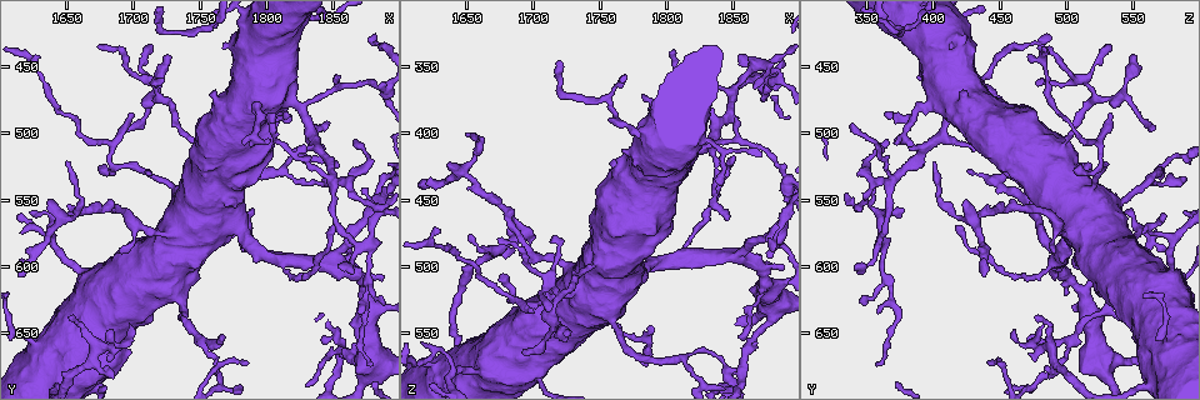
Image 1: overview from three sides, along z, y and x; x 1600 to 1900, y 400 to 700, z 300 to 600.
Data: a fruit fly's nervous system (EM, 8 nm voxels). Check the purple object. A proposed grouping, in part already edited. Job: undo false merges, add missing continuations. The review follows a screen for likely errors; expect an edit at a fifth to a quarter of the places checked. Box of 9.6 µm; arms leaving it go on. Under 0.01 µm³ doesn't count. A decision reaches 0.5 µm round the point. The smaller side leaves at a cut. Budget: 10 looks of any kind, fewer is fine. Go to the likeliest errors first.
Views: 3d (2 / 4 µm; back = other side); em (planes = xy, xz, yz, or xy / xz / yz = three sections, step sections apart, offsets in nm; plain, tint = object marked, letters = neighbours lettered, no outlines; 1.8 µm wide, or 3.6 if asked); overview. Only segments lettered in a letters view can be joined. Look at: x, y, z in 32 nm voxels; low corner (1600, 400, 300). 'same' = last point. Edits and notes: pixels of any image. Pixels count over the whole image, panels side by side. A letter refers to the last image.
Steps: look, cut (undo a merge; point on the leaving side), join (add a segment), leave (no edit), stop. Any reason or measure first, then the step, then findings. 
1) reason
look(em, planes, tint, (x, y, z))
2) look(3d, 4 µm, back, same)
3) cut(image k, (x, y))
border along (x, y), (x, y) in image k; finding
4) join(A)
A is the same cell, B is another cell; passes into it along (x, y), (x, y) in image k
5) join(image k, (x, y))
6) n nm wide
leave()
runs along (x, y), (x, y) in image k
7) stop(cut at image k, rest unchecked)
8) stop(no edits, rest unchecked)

calibre changes
look(em, 3.6 µm, planes, tint, (1668, 612, 578))

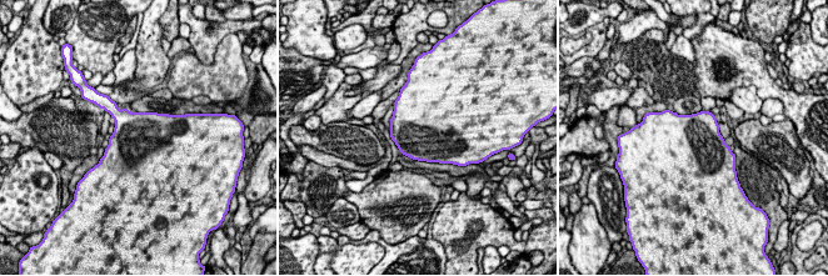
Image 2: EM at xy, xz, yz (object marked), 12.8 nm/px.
look(em, 3.6 µm, planes, letters, same)

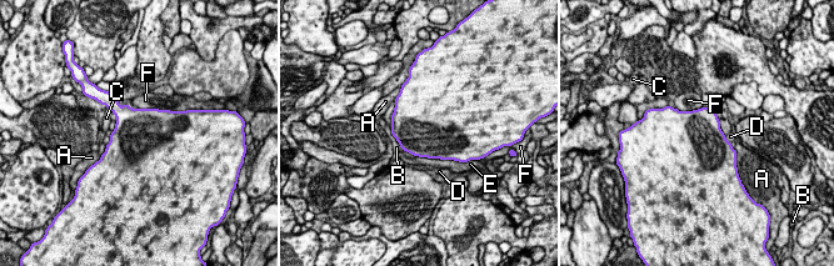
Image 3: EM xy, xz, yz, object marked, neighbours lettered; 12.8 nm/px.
leave()
A, B, C, D, E and F are other cells; border along (401, 147), (419, 156), (453, 160) in image 3; continuous, no second neuron

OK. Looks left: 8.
look(em, planes, letters, (1876, 554, 348))

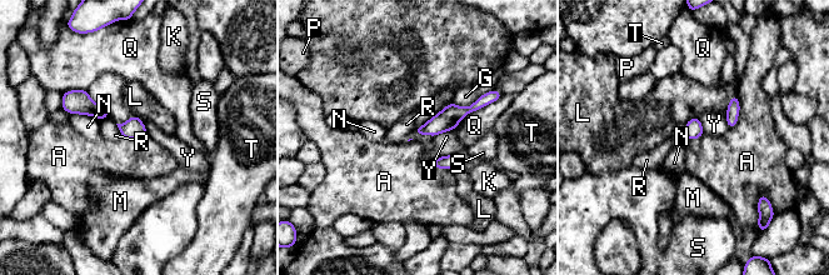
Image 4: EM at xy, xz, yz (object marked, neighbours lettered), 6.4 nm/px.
leave()
A, G, K, L, M, N, P, Q, R, S, T and Y are other cells; runs along (482, 100), (433, 128), (419, 130) in image 4; continuous, no second neuron

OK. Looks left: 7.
thick turns thin
look(3d, 2 µm, (1796, 488, 386))

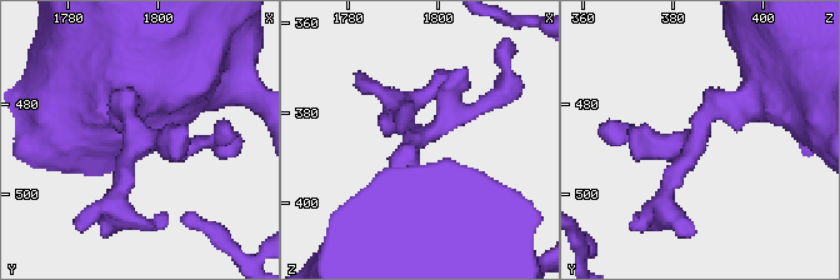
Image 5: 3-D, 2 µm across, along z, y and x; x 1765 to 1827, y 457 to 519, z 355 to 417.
look(em, xy, step 8, plain, (1796, 488, 385))

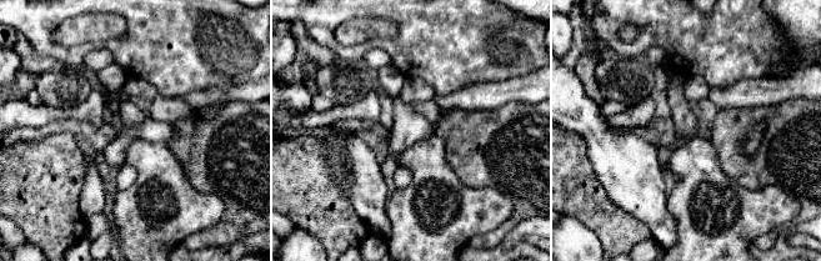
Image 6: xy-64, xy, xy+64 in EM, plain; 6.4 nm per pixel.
see the neighbours
look(em, xy, step 8, letters, same)

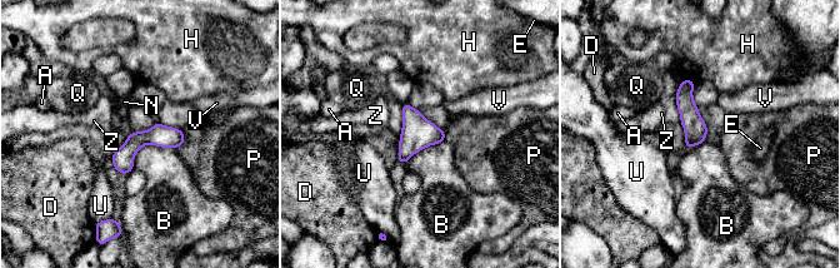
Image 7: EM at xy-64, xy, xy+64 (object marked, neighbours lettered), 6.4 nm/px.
leave()
A, B, D, E, H, N, P, Q, U, V and Z are other cells; border along (176, 149), (145, 144), (133, 168) in image 7; all the same neuron

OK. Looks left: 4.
calibre changes
look(3d, 4 µm, back, (1758, 552, 534))

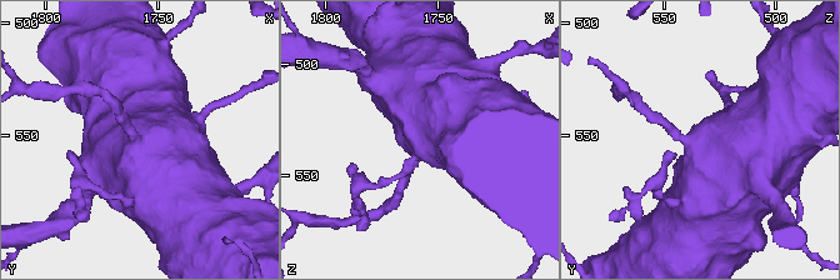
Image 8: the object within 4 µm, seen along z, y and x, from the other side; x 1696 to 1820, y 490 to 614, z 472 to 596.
look(em, 3.6 µm, planes, tint, (1758, 552, 536))

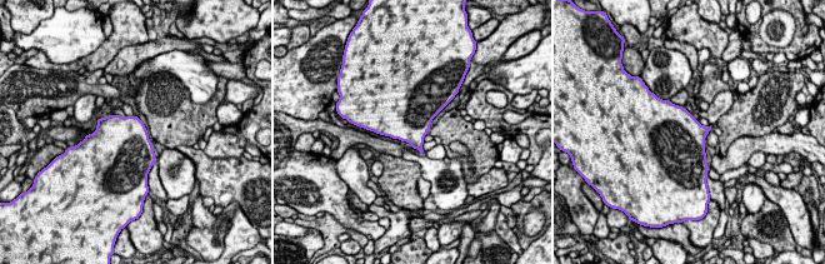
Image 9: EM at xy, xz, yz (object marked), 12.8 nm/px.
look(em, 3.6 µm, planes, letters, same)

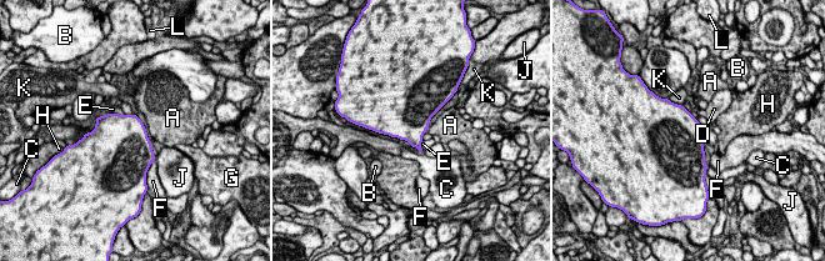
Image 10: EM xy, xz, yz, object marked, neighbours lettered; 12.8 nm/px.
550 nm wide
leave()
A, B, C, D, E, F, G, H, J, K and L are other cells; border along (110, 111), (124, 115) in image 10; all the same neuron

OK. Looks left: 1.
four-way junction
look(em, yz, step 4, letters, (1858, 660, 588))

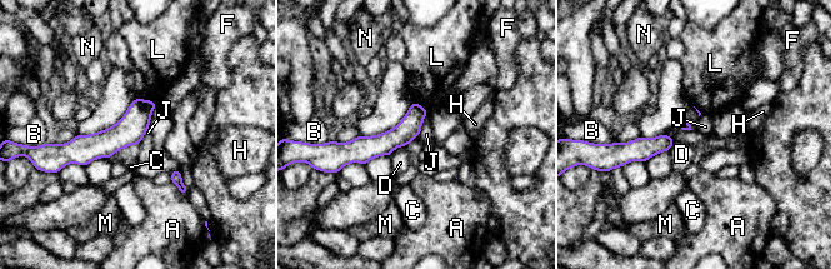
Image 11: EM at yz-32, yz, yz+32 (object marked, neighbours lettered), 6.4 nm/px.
50 nm wide
leave()
A, B, C, D, F, H, J, L, M and N are other cells; runs along (151, 104), (119, 137), (64, 149) in image 11; all the same neuron

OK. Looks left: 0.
stop(no edits, rest unchecked)

